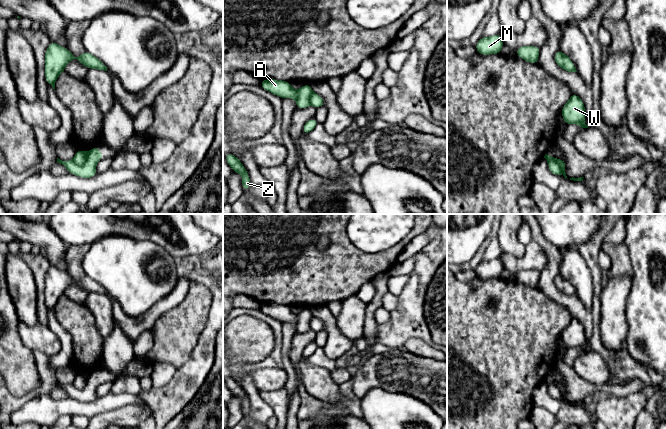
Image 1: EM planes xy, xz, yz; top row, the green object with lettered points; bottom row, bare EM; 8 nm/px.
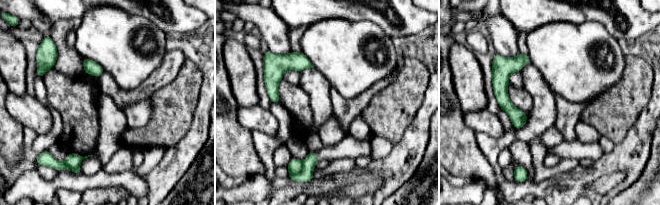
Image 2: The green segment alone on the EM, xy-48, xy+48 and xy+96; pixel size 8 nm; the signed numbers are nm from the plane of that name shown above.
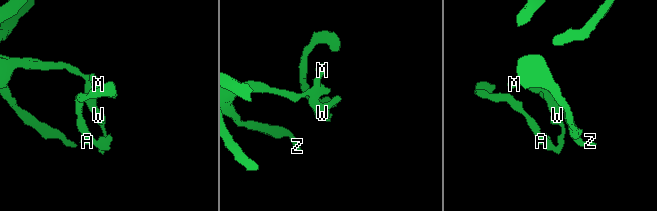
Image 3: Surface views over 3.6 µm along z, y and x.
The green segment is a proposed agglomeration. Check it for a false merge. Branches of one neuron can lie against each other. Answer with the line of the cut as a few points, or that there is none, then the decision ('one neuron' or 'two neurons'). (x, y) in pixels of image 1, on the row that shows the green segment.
cut in xy along (88, 153), (87, 159), (82, 165), (76, 165), (72, 161); two neurons

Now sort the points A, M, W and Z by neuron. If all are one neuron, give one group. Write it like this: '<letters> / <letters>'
A / M W Z

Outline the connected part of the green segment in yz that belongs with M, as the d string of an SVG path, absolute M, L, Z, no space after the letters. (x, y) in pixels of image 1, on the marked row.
M500 34L483 37L475 45L476 51L482 55L499 54L503 48L503 40Z

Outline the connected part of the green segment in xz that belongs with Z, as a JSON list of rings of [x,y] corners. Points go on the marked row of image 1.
[[[231,153],[224,154],[224,155],[225,155],[227,163],[233,169],[234,173],[243,175],[242,187],[245,192],[248,191],[249,186],[250,186],[250,177],[249,177],[249,174],[246,171],[245,167],[243,166],[241,161],[235,155],[233,155]]]

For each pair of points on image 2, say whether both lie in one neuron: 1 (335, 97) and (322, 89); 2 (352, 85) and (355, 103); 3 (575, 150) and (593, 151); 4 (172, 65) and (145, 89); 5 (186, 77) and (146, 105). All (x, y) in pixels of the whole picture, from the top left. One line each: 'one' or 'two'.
1: two
2: two
3: one
4: one
5: two

